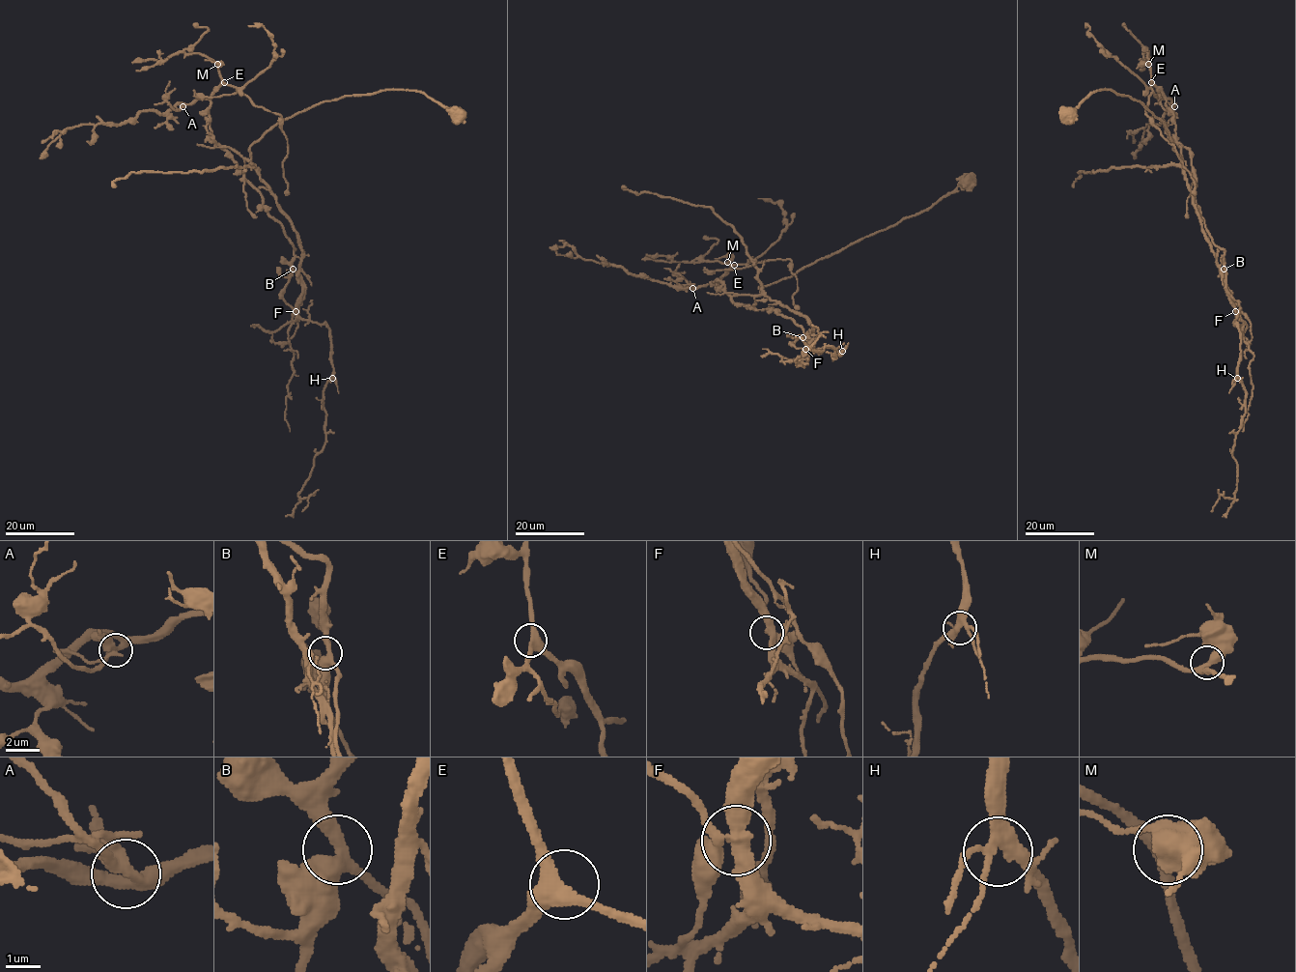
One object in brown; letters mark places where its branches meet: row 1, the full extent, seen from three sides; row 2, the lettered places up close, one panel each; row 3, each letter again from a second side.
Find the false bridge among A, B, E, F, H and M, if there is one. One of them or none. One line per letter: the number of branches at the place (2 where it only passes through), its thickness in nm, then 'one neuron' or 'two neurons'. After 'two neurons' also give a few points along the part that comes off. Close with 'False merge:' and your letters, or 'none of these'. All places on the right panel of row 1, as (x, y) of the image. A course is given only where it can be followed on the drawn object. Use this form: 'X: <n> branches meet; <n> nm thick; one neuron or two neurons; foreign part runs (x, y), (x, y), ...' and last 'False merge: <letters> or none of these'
A: 4 branches meet; 360 nm thick; one neuron
B: 3 branches meet; 400 nm thick; one neuron
E: 3 branches meet; 400 nm thick; one neuron
F: 4 branches meet; 400 nm thick; two neurons; foreign part runs (1235, 311), (1224, 250), (1196, 206), (1192, 153), (1176, 140), (1169, 99), (1173, 111), (1143, 128), (1134, 158)
H: 4 branches meet; 340 nm thick; one neuron
M: 3 branches meet; 400 nm thick; one neuron
False merge: F

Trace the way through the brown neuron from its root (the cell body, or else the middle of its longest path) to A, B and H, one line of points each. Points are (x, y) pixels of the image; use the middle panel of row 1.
A: (967, 180), (929, 208), (760, 286), (760, 295), (729, 296), (719, 289), (720, 279), (692, 288)
B: (967, 180), (929, 208), (851, 242), (790, 276), (760, 286), (760, 294), (808, 320), (810, 339), (802, 337)
H: (967, 180), (929, 208), (760, 287), (760, 294), (812, 325), (807, 350), (842, 351)

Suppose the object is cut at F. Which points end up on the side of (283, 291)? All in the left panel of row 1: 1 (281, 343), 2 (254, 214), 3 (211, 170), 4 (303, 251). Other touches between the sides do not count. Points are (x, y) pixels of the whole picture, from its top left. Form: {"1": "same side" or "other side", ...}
{"1": "same side", "2": "same side", "3": "other side", "4": "other side"}

